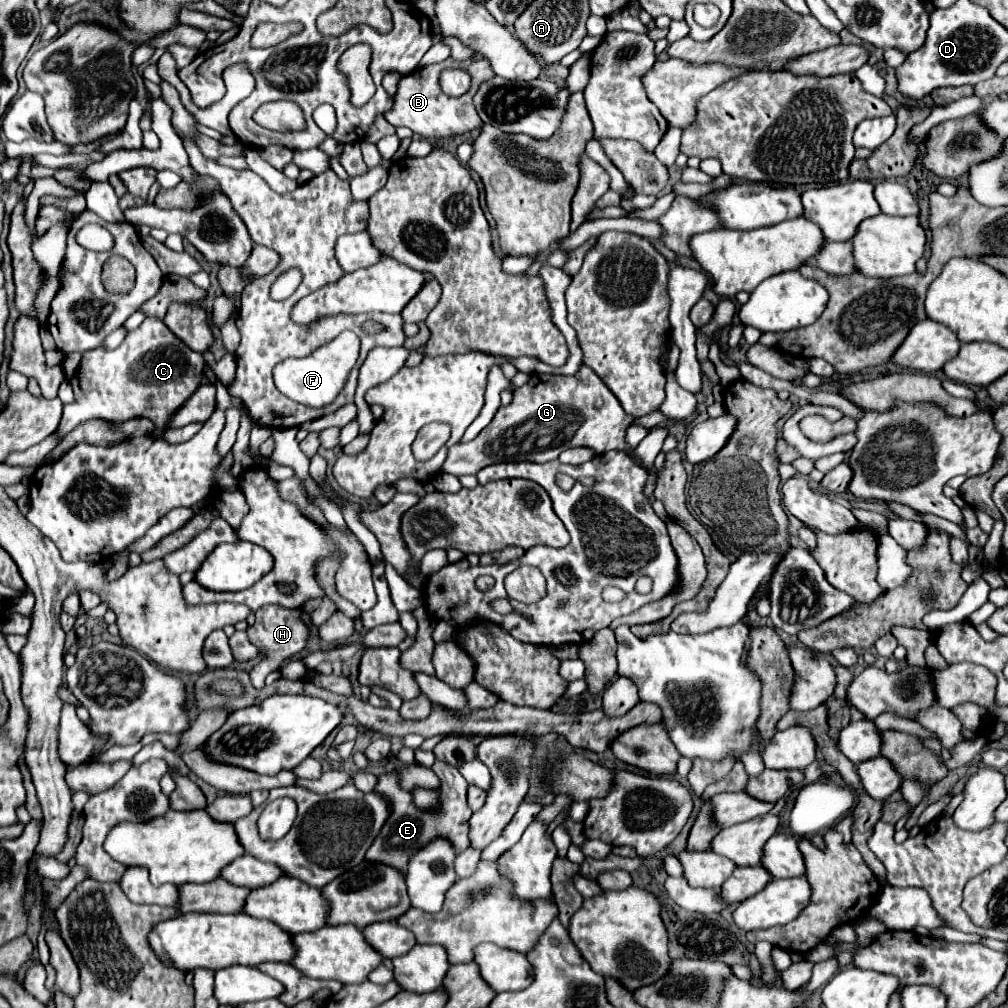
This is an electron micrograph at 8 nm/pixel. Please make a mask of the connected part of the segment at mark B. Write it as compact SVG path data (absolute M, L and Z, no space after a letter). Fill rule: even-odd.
M446 60L440 64L432 64L426 68L418 68L410 74L406 74L400 82L398 82L398 92L394 96L394 108L384 114L384 118L392 124L392 126L406 126L410 128L414 134L422 136L422 138L446 138L446 136L456 136L456 134L464 134L474 130L476 126L480 126L480 116L476 114L476 108L472 106L472 94L476 94L476 86L480 86L480 82L484 78L492 78L492 70L488 70L488 62L472 62L472 60L464 60L464 62L454 62L454 60ZM446 68L462 68L470 74L472 82L470 82L470 90L458 98L448 96L442 92L440 88L440 72Z

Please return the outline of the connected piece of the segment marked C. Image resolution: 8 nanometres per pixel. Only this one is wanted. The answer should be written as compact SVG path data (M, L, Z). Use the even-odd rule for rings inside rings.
M146 318L136 330L126 334L116 350L104 352L96 348L84 354L68 354L68 358L62 360L62 368L76 392L74 402L64 404L56 436L62 442L76 426L100 418L110 422L144 416L150 418L158 430L164 430L164 422L168 422L172 410L180 408L200 384L204 366L204 356L184 346L184 342L180 342L162 320L156 322L156 318Z

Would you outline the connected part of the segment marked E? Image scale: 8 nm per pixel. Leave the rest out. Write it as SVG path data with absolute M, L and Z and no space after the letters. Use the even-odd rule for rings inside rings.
M434 762L432 770L440 778L440 786L436 788L440 802L436 804L434 810L420 810L414 804L414 794L400 786L400 774L396 770L390 770L390 772L384 772L384 774L378 776L374 792L380 794L388 802L390 816L384 822L384 826L382 826L380 834L376 836L374 844L366 852L368 862L382 862L382 864L392 866L394 870L398 870L402 876L406 876L410 858L418 850L422 850L424 846L434 842L436 838L448 840L456 854L464 852L470 846L470 842L468 842L468 820L472 816L472 810L466 802L468 782L464 780L464 776L454 766L448 766L444 762Z

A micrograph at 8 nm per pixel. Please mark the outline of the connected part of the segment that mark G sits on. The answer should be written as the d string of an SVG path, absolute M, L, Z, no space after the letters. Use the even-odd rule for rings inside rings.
M584 364L574 376L532 374L524 386L514 390L512 402L498 408L494 420L476 440L456 444L448 450L442 472L454 476L476 475L484 466L520 460L542 464L574 446L588 446L598 454L606 450L624 450L634 456L634 450L624 442L624 430L632 420L634 418L622 410L618 398L608 390L600 376Z

